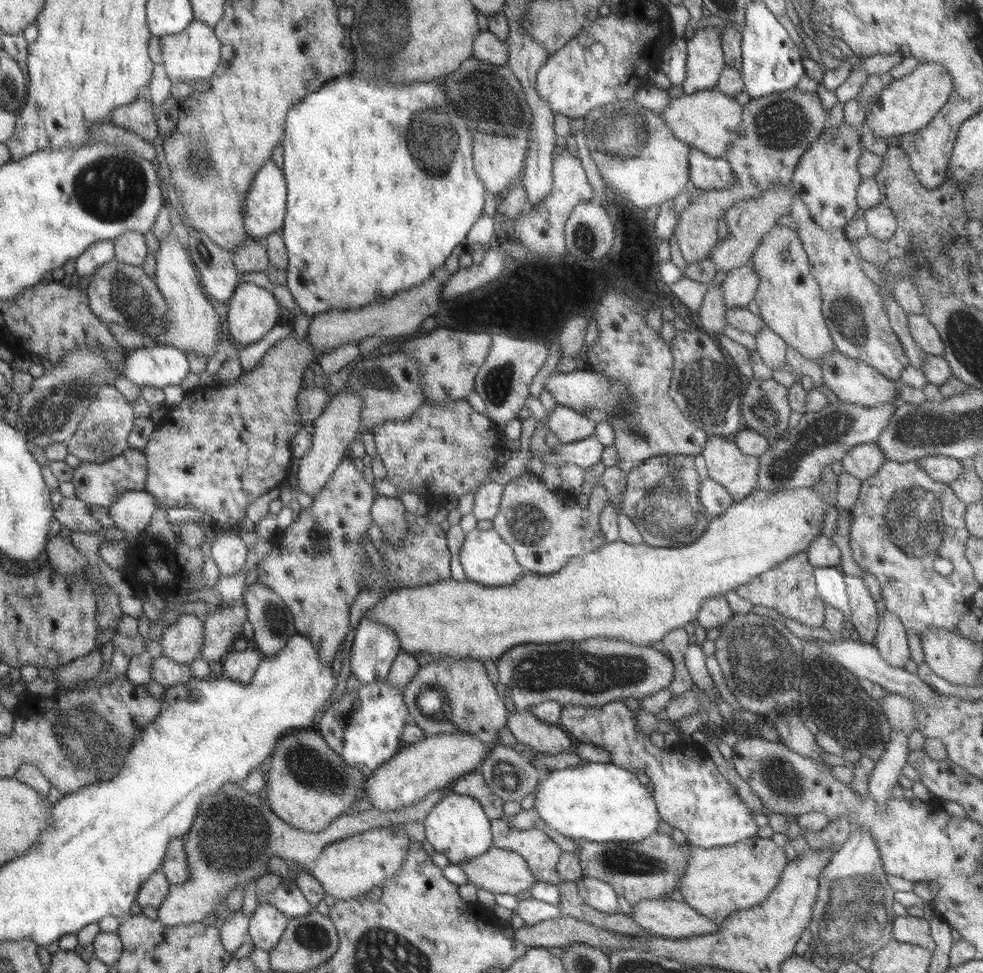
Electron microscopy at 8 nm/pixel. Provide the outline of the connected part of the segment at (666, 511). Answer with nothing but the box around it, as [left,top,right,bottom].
[622,454,710,547]

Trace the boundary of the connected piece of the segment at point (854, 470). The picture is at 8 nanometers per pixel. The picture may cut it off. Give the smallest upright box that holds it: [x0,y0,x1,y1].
[843,443,886,481]

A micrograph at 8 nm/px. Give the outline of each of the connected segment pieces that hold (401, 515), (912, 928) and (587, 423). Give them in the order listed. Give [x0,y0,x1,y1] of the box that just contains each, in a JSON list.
[[372,497,408,549],[894,914,935,951],[547,404,596,443]]

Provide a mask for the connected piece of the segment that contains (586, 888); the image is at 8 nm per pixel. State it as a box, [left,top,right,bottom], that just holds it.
[576,877,619,914]

